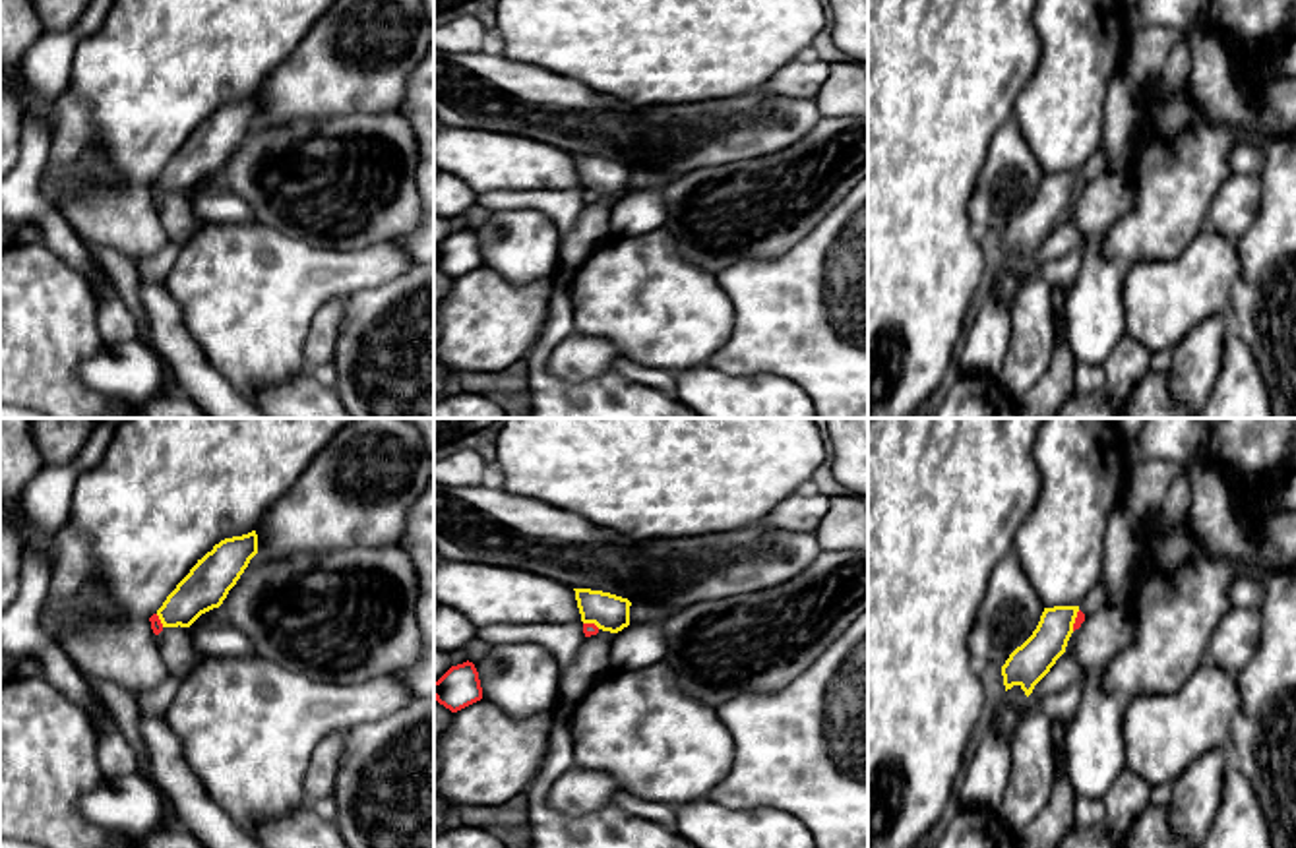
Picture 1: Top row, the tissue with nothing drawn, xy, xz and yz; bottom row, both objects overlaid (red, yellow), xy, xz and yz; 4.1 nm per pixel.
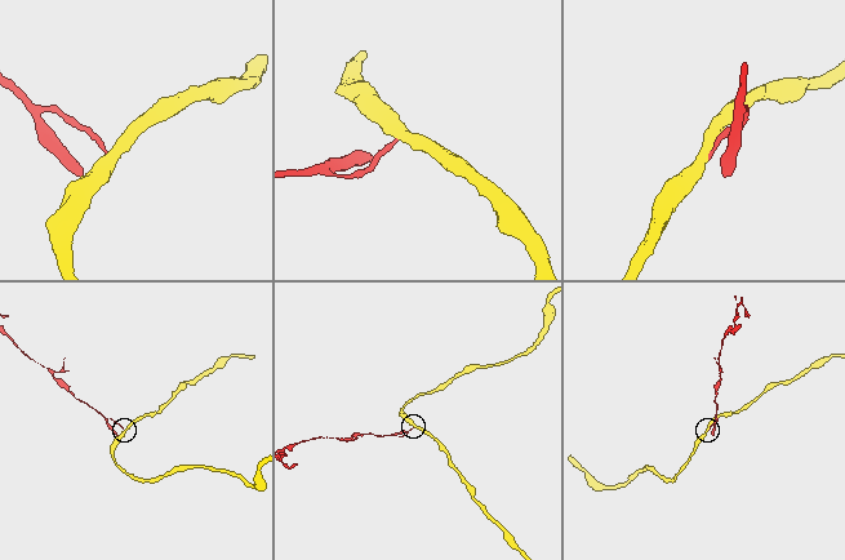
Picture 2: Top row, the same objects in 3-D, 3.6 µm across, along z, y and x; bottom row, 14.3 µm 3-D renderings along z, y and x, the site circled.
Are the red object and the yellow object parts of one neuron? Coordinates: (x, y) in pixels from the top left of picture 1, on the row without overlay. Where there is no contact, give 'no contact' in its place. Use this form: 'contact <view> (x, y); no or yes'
contact yz (1076, 186); no

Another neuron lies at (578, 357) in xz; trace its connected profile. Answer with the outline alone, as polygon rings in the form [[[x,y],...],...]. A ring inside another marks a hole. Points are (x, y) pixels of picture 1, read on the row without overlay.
[[[573,333],[552,350],[548,372],[575,383],[612,374],[620,356],[610,341]]]

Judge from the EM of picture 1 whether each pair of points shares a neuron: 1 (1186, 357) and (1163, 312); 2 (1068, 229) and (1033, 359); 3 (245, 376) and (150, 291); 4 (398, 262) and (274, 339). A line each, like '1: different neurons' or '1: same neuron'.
1: same neuron
2: same neuron
3: different neurons
4: same neuron

